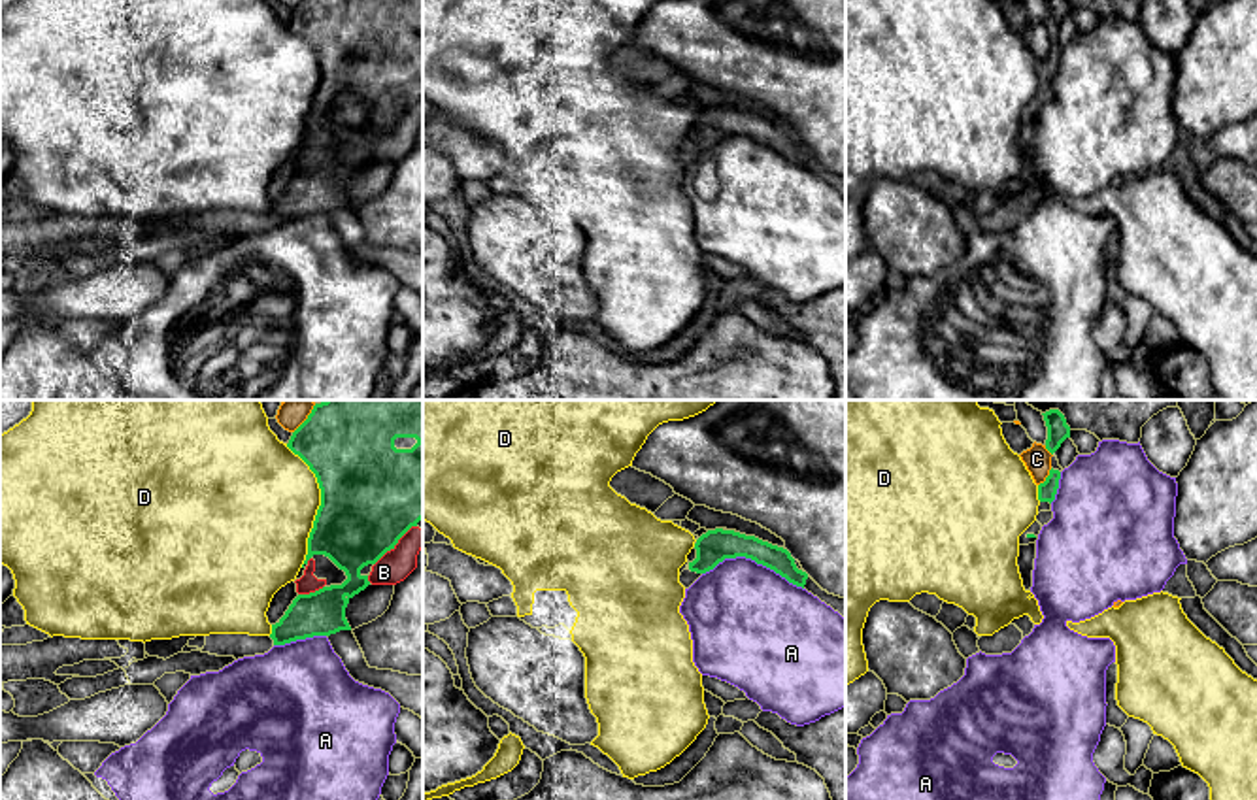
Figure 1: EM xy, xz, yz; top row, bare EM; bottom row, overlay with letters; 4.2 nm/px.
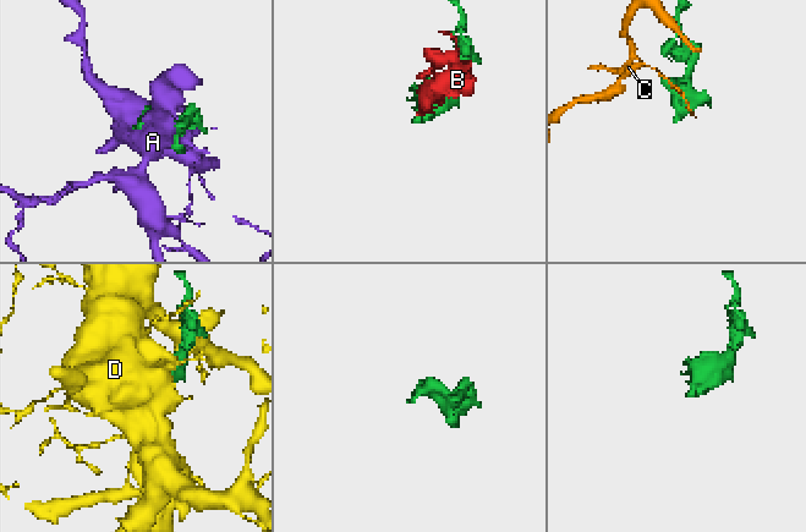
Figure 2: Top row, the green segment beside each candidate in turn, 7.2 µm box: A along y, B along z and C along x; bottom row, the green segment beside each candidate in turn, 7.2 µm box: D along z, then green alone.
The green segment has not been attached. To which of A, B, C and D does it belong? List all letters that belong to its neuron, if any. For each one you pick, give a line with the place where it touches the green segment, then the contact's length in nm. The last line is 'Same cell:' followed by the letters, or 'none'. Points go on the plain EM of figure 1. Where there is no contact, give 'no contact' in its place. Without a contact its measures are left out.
Same cell: none

